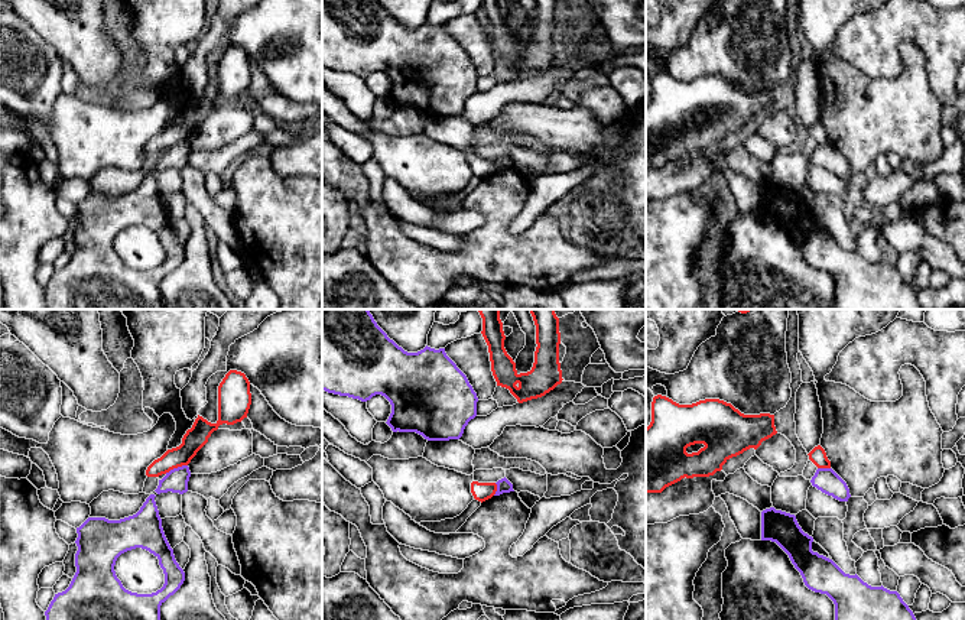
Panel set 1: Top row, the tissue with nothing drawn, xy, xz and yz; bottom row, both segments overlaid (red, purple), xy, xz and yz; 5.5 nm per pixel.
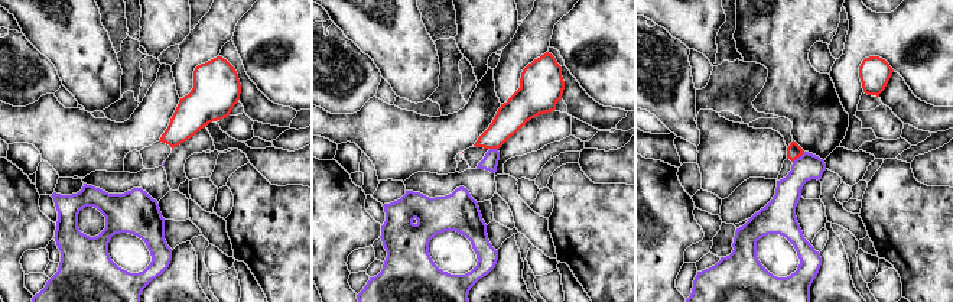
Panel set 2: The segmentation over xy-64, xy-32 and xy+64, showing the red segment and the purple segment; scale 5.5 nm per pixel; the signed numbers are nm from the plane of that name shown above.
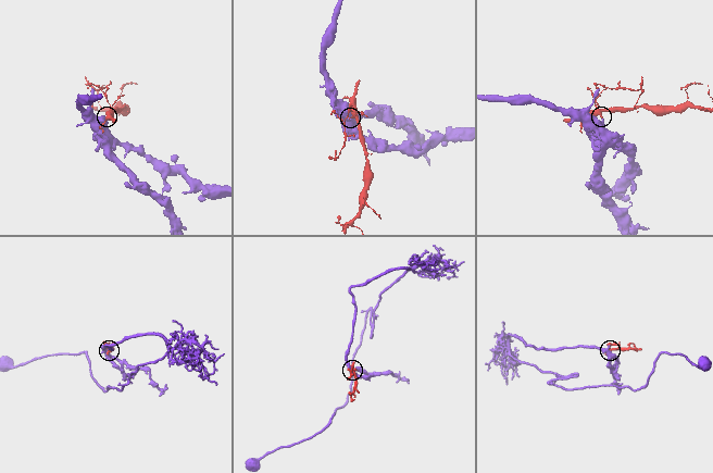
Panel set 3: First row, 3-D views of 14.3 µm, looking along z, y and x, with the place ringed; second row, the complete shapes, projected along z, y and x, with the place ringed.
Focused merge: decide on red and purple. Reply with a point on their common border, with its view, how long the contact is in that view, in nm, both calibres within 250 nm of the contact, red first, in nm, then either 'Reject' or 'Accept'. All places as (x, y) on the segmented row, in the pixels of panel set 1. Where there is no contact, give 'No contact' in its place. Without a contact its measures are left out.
Touches red at xy (175, 467). Shared border 140 nm. Thickness 120 nm (red) against 130 nm. Reject

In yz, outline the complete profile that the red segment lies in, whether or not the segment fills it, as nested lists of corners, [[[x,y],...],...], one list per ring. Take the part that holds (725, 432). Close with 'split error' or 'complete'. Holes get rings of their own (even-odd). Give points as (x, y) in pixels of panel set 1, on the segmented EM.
[[[657,395],[652,402],[652,422],[646,428],[646,493],[662,493],[682,478],[709,477],[744,451],[757,449],[776,435],[774,415],[744,415],[731,403],[705,399],[679,405]]] | complete

